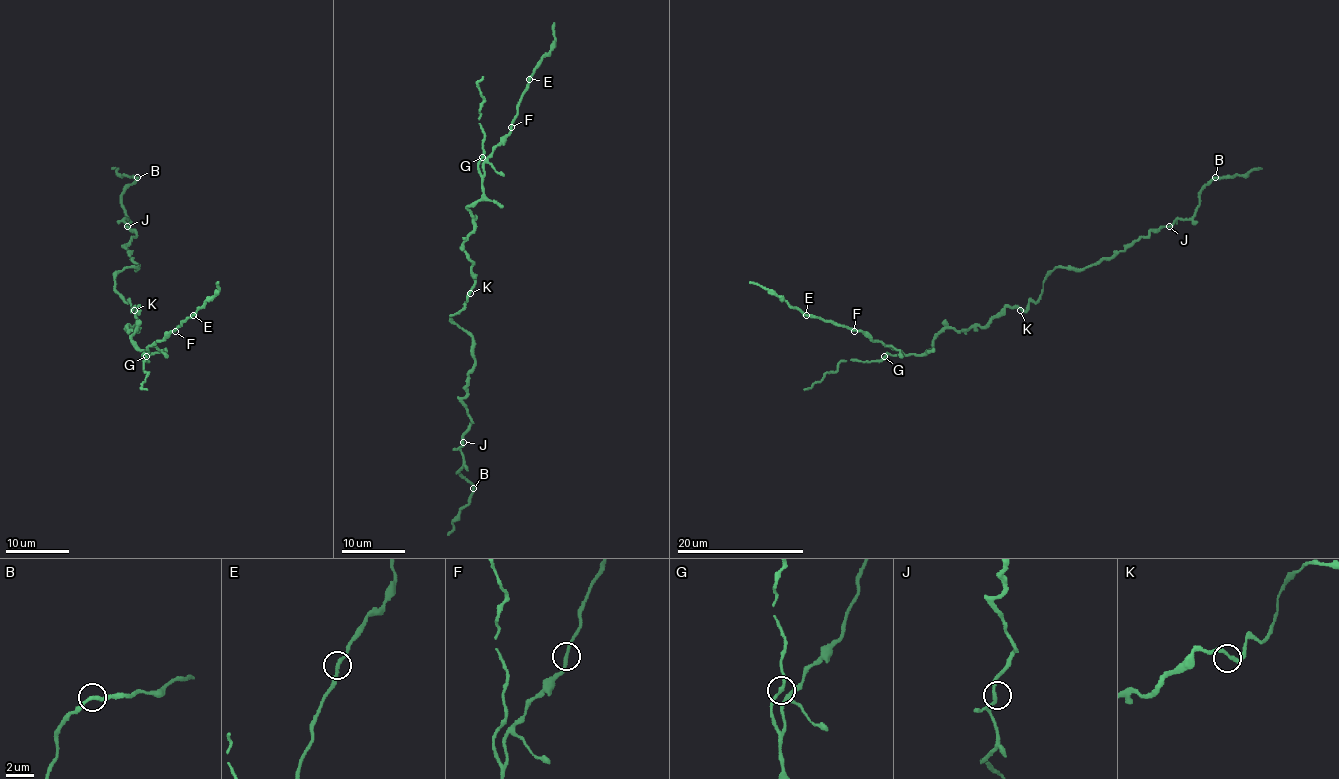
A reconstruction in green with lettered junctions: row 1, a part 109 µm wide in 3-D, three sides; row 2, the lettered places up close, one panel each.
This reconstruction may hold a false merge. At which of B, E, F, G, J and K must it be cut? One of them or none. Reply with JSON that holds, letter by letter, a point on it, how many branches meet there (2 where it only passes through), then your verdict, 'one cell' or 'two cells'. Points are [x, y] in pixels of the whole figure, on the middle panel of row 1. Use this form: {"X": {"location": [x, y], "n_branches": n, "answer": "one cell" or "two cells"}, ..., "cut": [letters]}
{"B": {"location": [473, 488], "n_branches": 2, "answer": "one cell"}, "E": {"location": [529, 79], "n_branches": 2, "answer": "two cells"}, "F": {"location": [511, 127], "n_branches": 2, "answer": "one cell"}, "G": {"location": [482, 157], "n_branches": 2, "answer": "one cell"}, "J": {"location": [463, 442], "n_branches": 2, "answer": "one cell"}, "K": {"location": [470, 293], "n_branches": 2, "answer": "one cell"}, "cut": ["E"]}

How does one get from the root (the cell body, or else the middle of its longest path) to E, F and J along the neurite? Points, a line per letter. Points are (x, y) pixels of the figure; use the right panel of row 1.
E: (1020, 309), (1004, 307), (984, 326), (946, 328), (922, 355), (904, 355), (860, 331), (806, 315)
F: (1020, 309), (1004, 307), (984, 326), (960, 331), (946, 328), (922, 355), (904, 355), (854, 331)
J: (1020, 309), (1039, 298), (1044, 277), (1055, 267), (1084, 269), (1111, 259), (1152, 231), (1169, 226)

